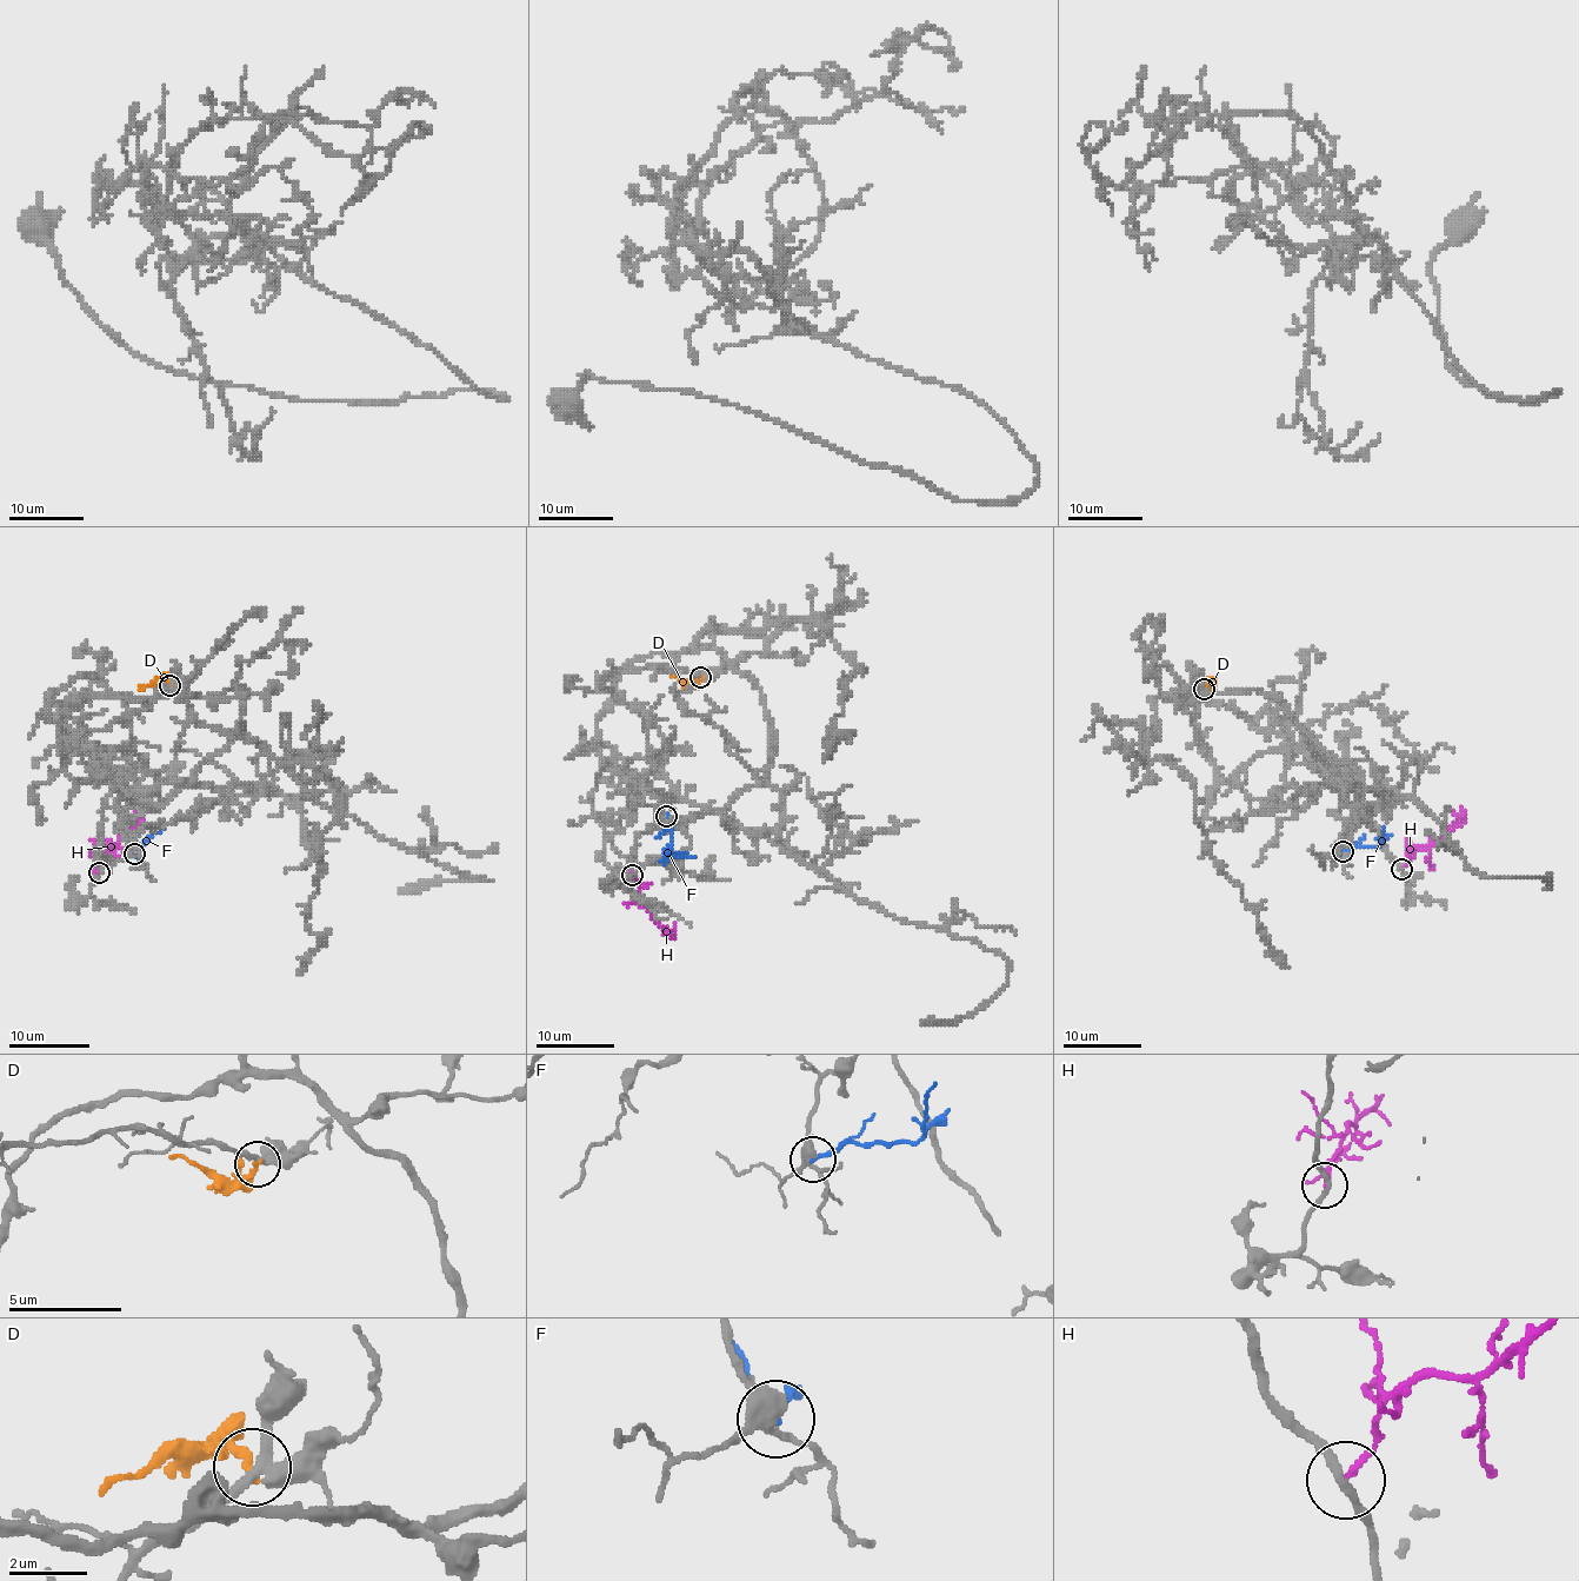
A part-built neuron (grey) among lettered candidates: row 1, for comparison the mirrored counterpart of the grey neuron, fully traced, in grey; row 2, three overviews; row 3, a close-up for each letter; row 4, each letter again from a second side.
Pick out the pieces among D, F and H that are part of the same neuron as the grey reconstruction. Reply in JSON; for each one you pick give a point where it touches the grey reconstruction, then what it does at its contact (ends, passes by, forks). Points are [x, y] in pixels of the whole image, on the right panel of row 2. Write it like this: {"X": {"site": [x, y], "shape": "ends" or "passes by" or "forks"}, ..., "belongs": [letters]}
{"belongs": []}

